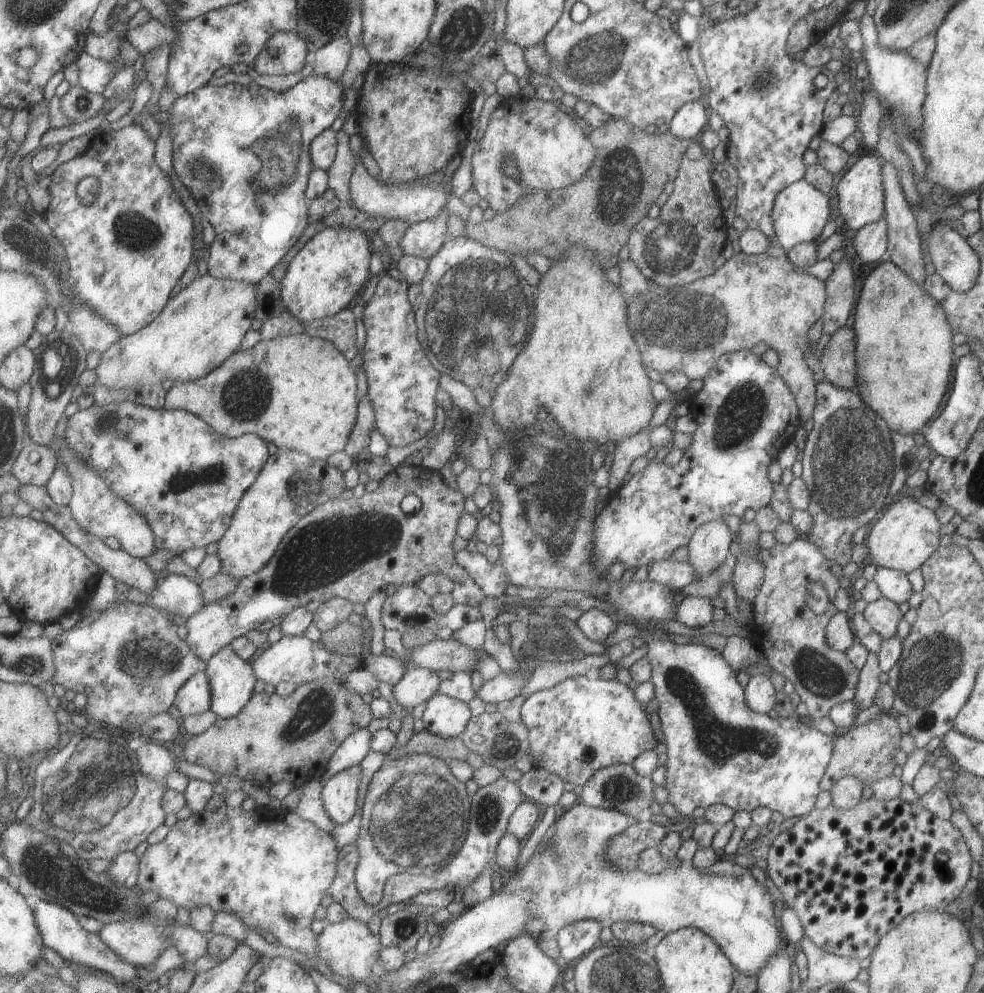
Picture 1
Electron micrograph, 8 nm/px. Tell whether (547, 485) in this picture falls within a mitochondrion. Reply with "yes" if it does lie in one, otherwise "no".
yes

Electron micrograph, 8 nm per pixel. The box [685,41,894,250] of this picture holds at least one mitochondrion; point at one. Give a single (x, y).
(759, 79)

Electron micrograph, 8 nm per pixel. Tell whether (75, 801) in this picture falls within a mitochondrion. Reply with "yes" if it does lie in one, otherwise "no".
yes

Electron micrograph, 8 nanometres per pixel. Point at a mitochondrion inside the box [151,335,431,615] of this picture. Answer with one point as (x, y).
(321, 553)

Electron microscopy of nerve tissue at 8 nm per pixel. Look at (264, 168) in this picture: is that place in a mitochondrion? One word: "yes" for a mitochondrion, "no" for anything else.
yes

